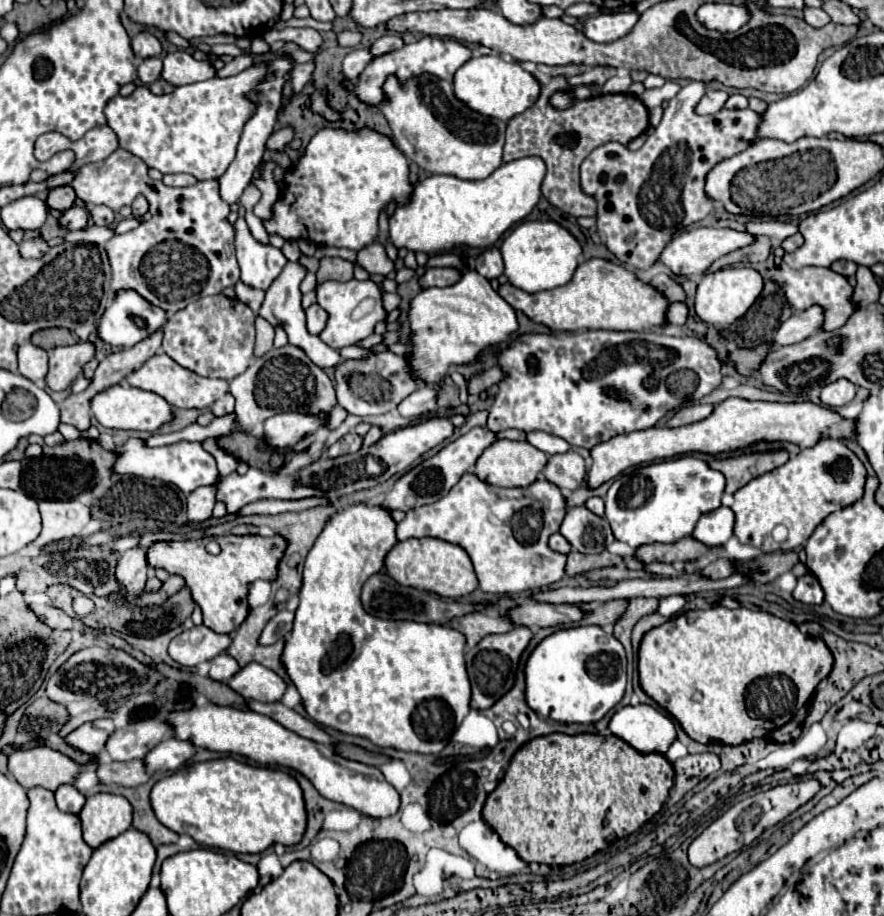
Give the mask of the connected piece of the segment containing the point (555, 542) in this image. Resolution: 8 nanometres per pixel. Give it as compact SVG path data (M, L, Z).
M561 533L551 535L551 539L549 539L549 547L551 547L553 551L557 551L557 553L563 553L563 555L567 555L567 553L573 549L571 543L569 543Z

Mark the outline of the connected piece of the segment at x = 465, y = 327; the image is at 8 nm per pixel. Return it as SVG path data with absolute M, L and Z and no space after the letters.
M475 269L465 273L463 279L451 287L421 291L411 303L409 319L413 329L413 353L409 363L415 377L421 377L425 383L435 383L437 375L443 377L453 365L471 363L481 349L499 345L517 331L515 309L495 293L491 283Z

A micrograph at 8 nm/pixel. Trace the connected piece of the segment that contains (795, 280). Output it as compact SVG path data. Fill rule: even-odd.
M783 265L781 269L769 269L767 271L767 277L771 277L773 281L777 281L783 291L785 291L785 297L789 301L789 305L795 309L795 311L803 311L807 307L811 307L813 303L819 303L823 309L825 309L825 323L823 323L823 331L833 331L833 329L839 329L841 325L845 325L847 317L853 313L853 305L851 305L851 293L853 293L853 287L847 283L847 279L831 269L821 269L821 267L815 267L815 269L791 269L787 265Z

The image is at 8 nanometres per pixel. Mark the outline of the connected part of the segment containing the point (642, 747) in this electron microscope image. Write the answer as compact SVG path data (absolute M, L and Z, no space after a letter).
M651 705L621 707L613 715L609 729L613 735L627 741L631 747L645 755L665 755L671 743L677 739L675 723Z

